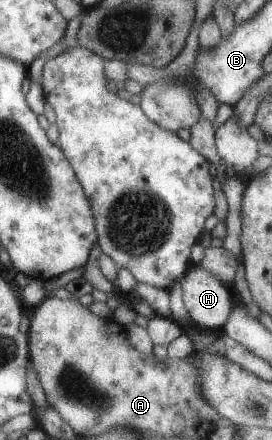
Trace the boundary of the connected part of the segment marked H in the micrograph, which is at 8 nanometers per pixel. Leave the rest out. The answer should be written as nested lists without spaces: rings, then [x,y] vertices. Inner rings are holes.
[[[191,264],[179,281],[193,321],[201,328],[222,330],[235,305],[231,287],[196,264]]]

